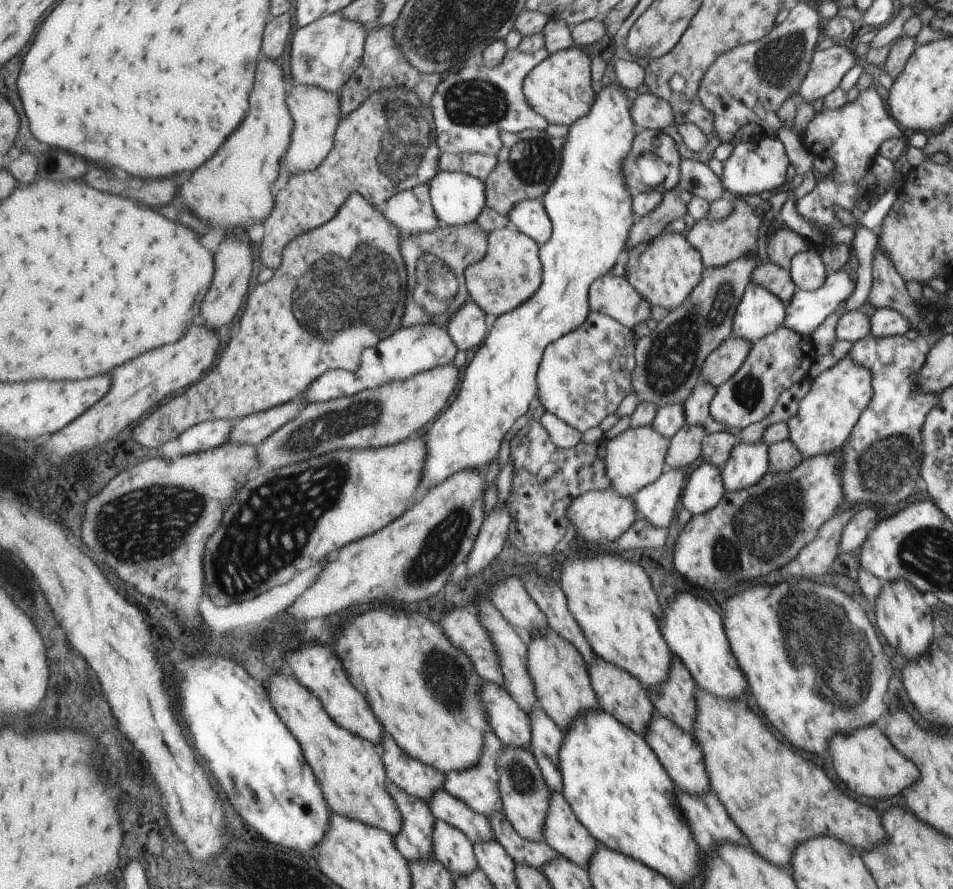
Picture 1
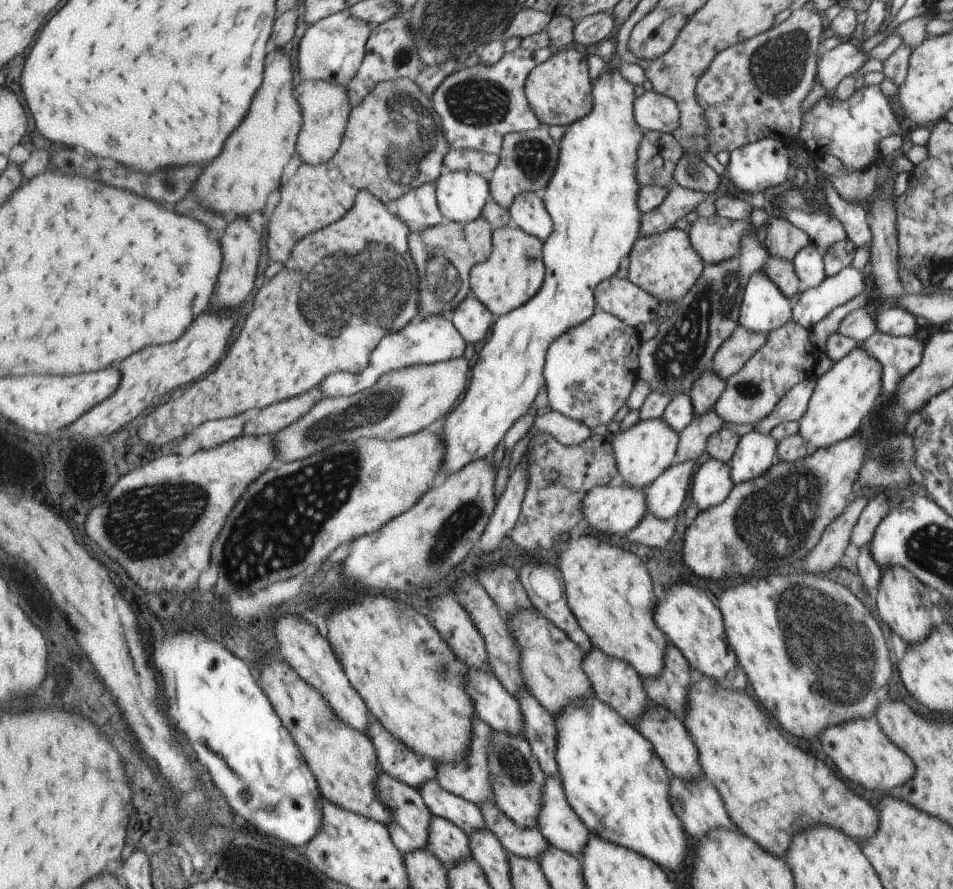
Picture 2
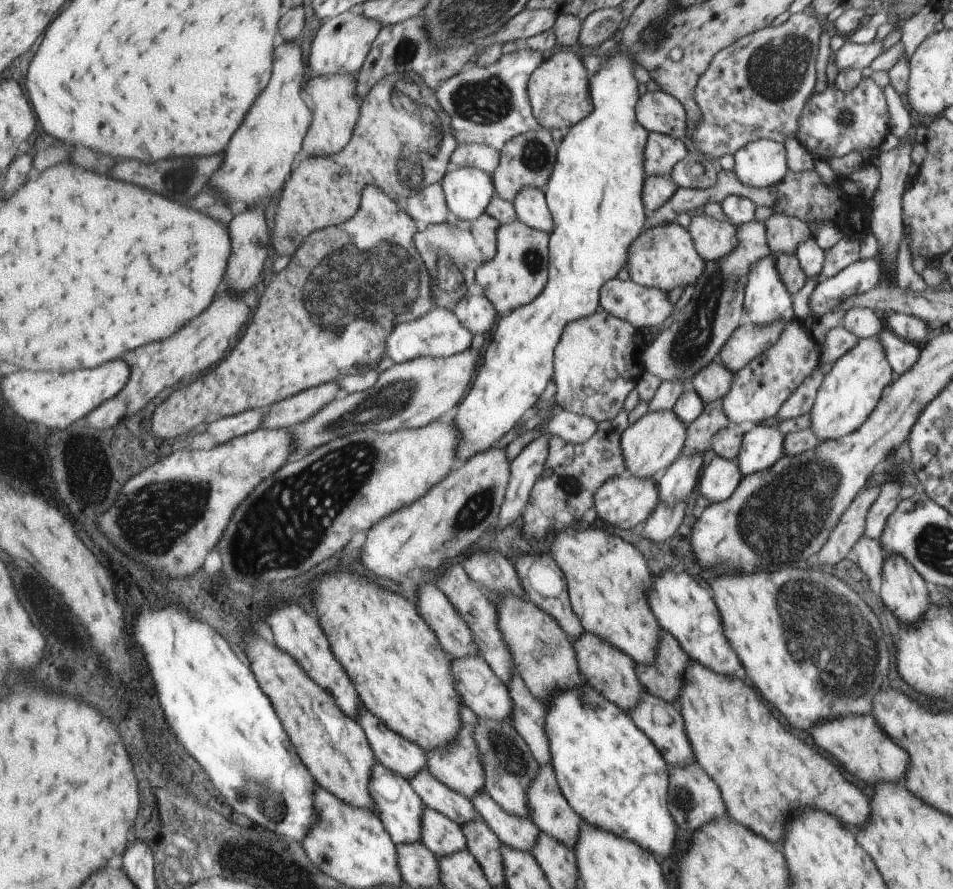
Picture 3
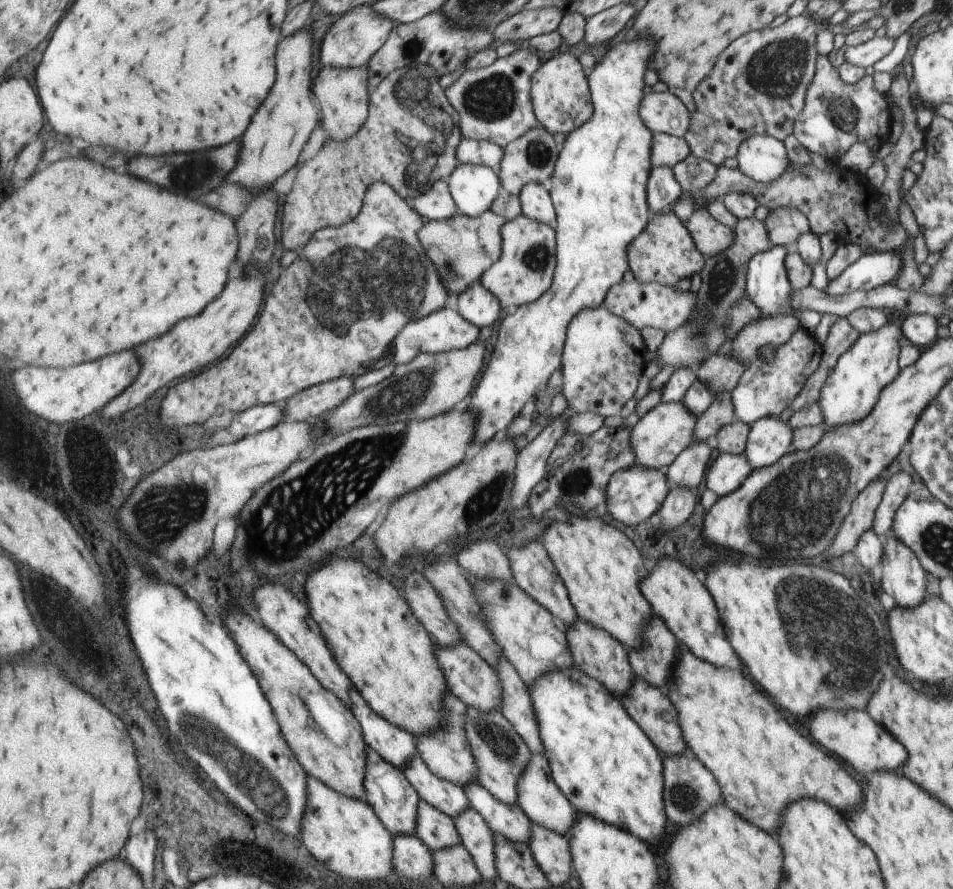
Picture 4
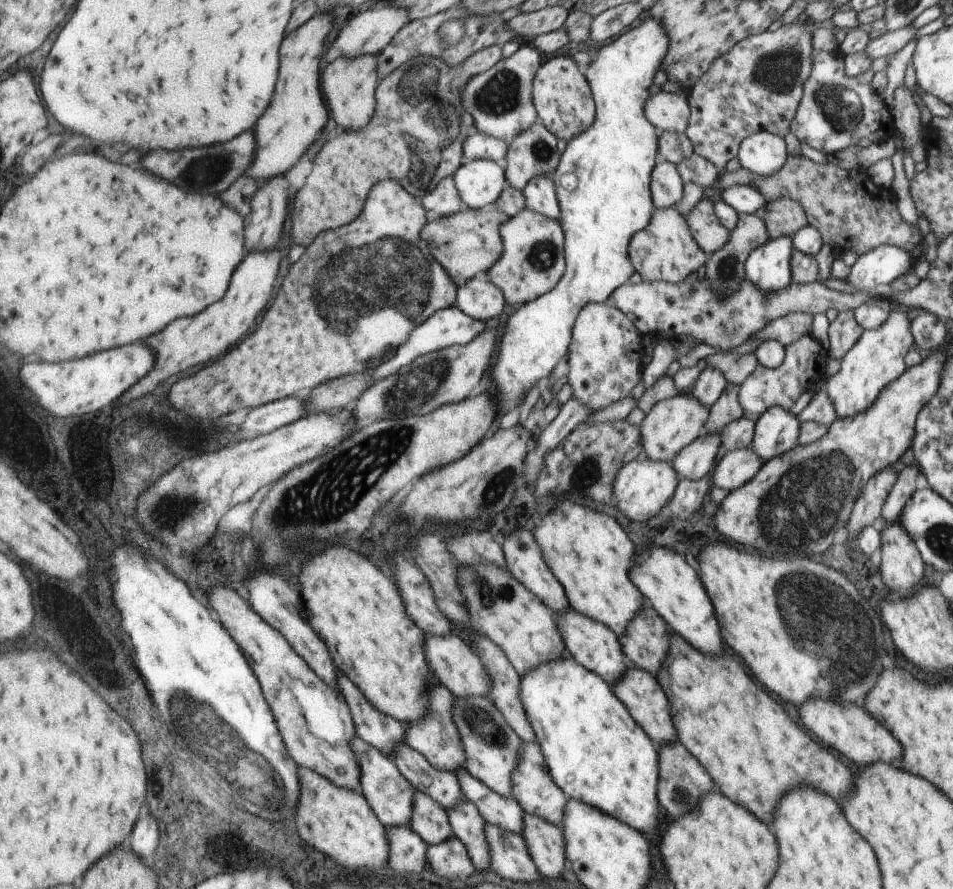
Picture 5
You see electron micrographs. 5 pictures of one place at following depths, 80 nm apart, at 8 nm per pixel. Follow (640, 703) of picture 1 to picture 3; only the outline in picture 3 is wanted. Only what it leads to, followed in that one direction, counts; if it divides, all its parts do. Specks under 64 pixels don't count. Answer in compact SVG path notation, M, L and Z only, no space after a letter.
M585 631L581 638L573 640L573 646L577 650L577 662L580 663L581 675L585 676L585 680L593 690L601 694L601 698L607 699L623 710L631 710L637 706L644 689L635 675L634 662L627 654L619 652L617 648L603 642L601 638Z

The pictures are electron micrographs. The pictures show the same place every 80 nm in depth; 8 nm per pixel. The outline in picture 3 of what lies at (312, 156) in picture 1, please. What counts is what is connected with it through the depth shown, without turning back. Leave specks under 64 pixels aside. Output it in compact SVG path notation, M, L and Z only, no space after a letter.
M332 74L312 77L303 92L305 99L315 110L315 120L311 122L305 139L305 150L311 154L337 154L341 152L361 118L361 102L357 98L357 78L353 74Z

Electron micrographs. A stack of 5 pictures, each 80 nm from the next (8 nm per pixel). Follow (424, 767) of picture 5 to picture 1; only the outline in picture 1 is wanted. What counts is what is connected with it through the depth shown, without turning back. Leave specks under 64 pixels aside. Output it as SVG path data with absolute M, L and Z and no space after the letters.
M444 788L432 792L428 805L437 820L456 826L474 843L495 839L488 816L475 812L464 800Z

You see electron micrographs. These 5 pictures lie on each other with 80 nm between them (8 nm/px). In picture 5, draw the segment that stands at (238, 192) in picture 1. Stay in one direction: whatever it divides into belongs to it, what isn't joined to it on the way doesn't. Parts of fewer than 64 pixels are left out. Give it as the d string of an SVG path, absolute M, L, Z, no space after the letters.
M331 14L315 15L309 22L300 26L289 38L285 38L285 46L281 46L281 82L277 84L277 94L273 98L273 106L265 112L265 118L257 124L258 148L256 149L256 160L245 174L253 177L263 184L267 179L282 175L289 168L293 168L303 154L309 150L309 146L317 140L317 134L325 128L329 122L329 110L325 106L325 98L321 92L321 58L327 46L327 38L335 26L335 18Z

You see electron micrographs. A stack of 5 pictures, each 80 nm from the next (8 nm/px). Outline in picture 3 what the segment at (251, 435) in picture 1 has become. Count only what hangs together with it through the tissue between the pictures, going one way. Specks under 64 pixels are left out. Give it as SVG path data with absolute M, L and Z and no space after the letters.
M339 381L308 388L299 394L286 398L267 409L263 429L284 429L295 427L319 414L327 404L342 396Z

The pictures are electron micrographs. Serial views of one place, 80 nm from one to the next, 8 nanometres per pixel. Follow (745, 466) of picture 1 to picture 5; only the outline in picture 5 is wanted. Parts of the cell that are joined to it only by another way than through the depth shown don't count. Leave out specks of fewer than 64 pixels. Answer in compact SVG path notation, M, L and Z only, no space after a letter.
M775 405L756 420L750 447L765 462L795 447L799 433L798 416Z

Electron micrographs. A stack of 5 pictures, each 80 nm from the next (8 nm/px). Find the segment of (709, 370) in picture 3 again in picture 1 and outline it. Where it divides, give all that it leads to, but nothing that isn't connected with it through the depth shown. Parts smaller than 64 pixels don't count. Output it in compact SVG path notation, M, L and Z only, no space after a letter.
M699 381L699 384L692 389L687 398L684 398L682 405L684 408L685 424L702 425L709 420L709 403L714 397L716 388L705 381Z

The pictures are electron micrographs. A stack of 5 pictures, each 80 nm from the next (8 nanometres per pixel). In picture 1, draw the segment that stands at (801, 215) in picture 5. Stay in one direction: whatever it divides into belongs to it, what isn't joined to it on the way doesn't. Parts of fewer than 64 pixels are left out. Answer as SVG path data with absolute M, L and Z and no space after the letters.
M787 227L775 229L766 240L766 244L769 261L784 269L790 267L790 260L797 253L807 248L803 237Z

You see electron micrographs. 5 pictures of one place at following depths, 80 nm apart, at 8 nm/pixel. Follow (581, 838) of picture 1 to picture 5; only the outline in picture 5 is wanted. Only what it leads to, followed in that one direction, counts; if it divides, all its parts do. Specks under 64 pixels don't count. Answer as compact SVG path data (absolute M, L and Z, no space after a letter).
M523 741L518 754L518 767L513 771L512 781L512 796L518 800L525 812L542 816L556 825L563 824L567 801L565 791L552 777L539 743Z

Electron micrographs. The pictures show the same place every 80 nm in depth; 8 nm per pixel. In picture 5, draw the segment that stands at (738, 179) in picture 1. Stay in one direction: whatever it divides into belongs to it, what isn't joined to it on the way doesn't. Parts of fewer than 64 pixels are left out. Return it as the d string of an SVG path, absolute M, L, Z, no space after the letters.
M769 131L750 134L740 146L737 157L741 168L758 175L776 173L785 160L785 141Z

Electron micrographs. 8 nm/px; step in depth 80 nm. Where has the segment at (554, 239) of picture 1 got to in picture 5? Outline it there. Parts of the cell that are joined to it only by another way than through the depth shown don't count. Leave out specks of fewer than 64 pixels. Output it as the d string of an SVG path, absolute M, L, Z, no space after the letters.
M645 17L643 22L633 25L624 34L600 47L585 69L584 75L588 77L595 99L595 118L589 129L566 142L560 165L552 176L562 208L560 221L565 233L565 278L557 284L557 290L525 303L523 308L516 308L506 324L489 388L494 397L500 400L498 417L517 406L519 398L523 398L531 386L550 382L551 372L570 345L571 326L576 322L575 316L579 316L580 310L589 303L608 300L616 288L627 283L627 278L633 274L630 258L627 258L627 242L631 242L631 238L650 221L654 205L651 204L650 182L659 142L655 127L645 116L645 88L651 86L653 74L657 72L667 49L668 38L662 24L657 19Z

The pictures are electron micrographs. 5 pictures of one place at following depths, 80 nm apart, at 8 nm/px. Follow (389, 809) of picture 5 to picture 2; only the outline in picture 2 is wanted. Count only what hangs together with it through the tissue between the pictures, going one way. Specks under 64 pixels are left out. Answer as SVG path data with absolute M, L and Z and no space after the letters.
M383 771L376 782L375 788L380 798L387 803L387 806L392 810L392 814L395 815L392 818L393 822L388 824L388 829L392 834L393 842L400 847L400 851L407 854L426 847L433 814L421 793L409 783L405 784L388 772Z

